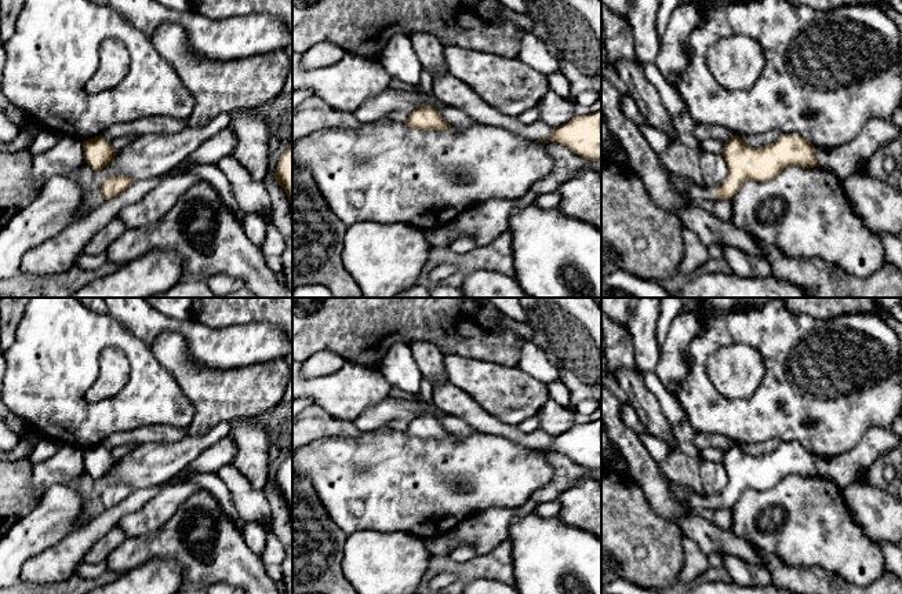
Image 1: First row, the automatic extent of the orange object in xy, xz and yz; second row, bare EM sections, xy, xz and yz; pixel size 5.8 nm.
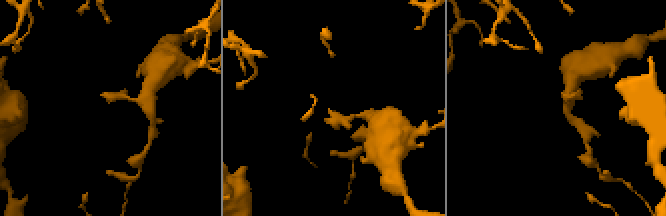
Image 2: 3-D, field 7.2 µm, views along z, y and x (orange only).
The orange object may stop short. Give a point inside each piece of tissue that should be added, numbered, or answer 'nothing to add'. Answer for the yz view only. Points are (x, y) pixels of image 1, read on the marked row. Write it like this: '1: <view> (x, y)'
1: yz (694, 193)

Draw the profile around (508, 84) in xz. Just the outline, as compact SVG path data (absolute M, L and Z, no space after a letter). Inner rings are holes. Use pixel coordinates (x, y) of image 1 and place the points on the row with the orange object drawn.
M452 44L444 45L444 57L452 76L509 117L535 107L550 90L548 77L520 58Z

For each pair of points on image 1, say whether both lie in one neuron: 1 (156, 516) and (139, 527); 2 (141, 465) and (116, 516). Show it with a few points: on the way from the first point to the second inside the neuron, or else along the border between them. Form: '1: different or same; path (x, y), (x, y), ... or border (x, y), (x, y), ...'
1: same; path (152, 516), (144, 523)
2: different; border (164, 483), (133, 491)

